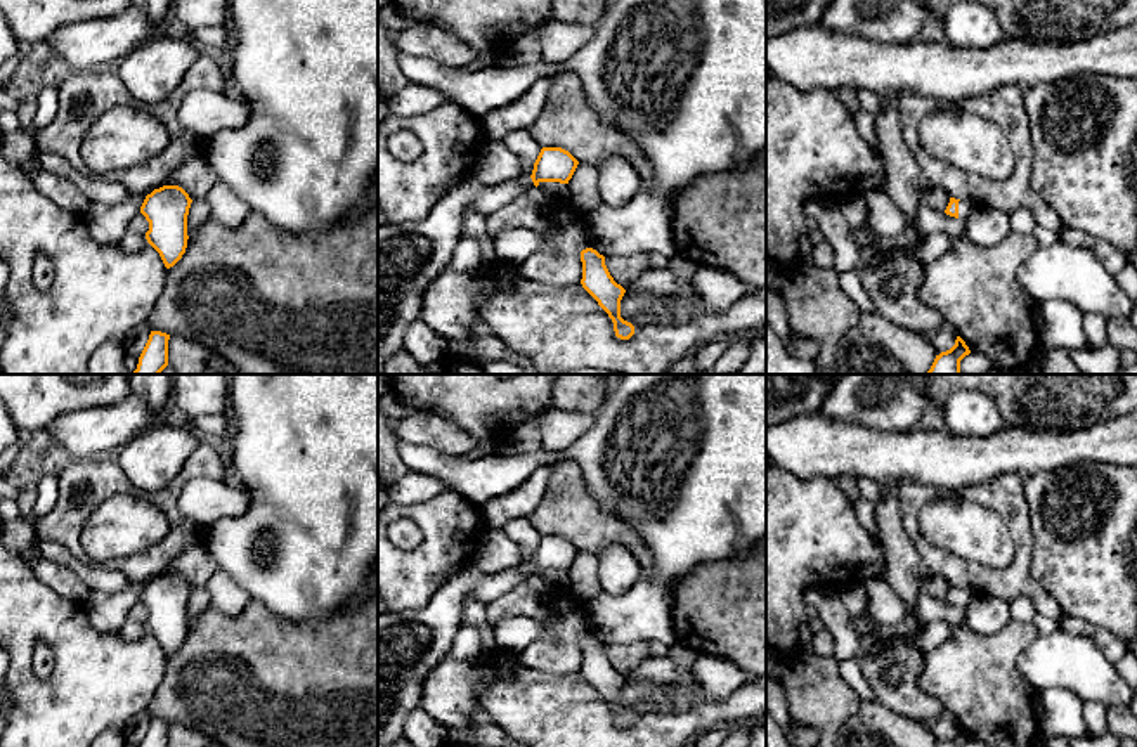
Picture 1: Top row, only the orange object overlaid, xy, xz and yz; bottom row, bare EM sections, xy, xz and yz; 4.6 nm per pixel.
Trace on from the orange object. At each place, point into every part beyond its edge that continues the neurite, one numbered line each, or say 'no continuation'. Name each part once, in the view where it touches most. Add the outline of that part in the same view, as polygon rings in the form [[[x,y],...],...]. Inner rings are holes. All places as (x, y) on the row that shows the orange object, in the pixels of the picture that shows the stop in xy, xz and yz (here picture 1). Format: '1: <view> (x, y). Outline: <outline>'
1: yz (966, 207). Outline: [[[960,199],[958,201],[958,218],[965,220],[974,208],[976,208],[976,205],[972,201]]]

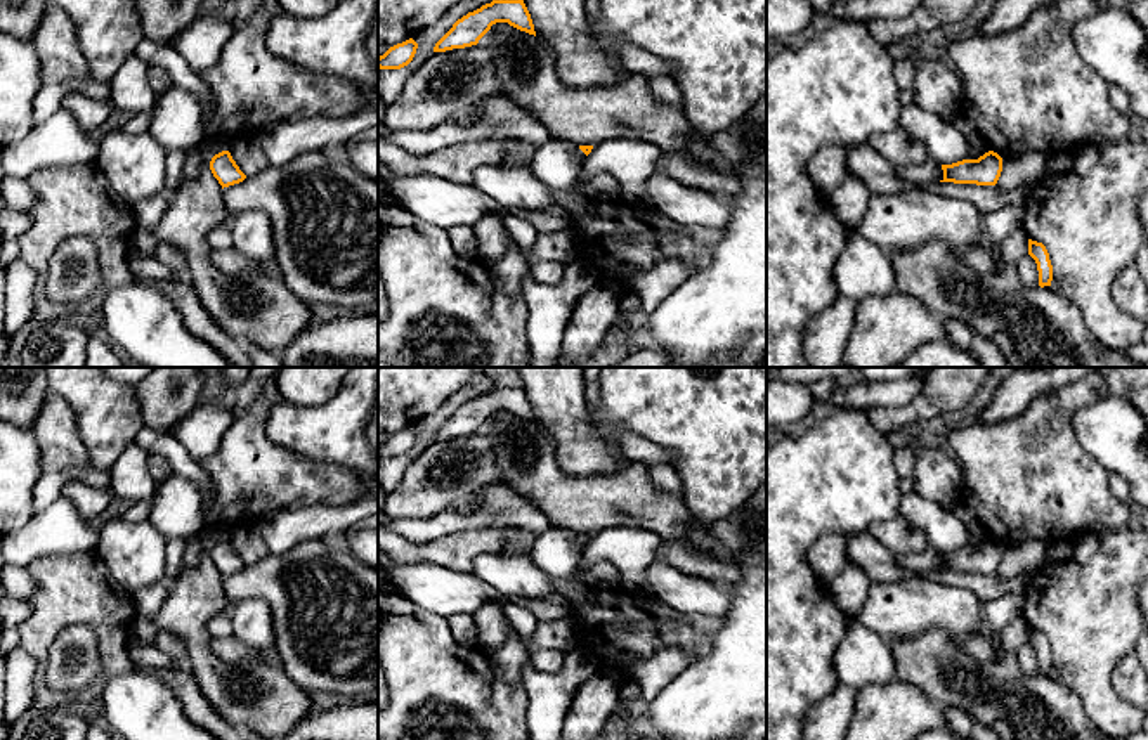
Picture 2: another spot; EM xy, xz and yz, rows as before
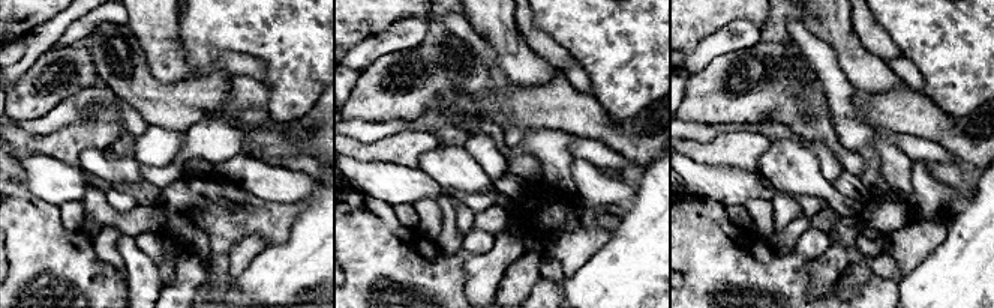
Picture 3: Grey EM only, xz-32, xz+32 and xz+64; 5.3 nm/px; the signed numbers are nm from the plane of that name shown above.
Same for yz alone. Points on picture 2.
no continuation

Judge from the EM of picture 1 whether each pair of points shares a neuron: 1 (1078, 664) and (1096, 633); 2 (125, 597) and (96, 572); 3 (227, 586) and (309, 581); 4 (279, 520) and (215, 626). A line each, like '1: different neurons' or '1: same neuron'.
1: different neurons
2: different neurons
3: different neurons
4: different neurons

